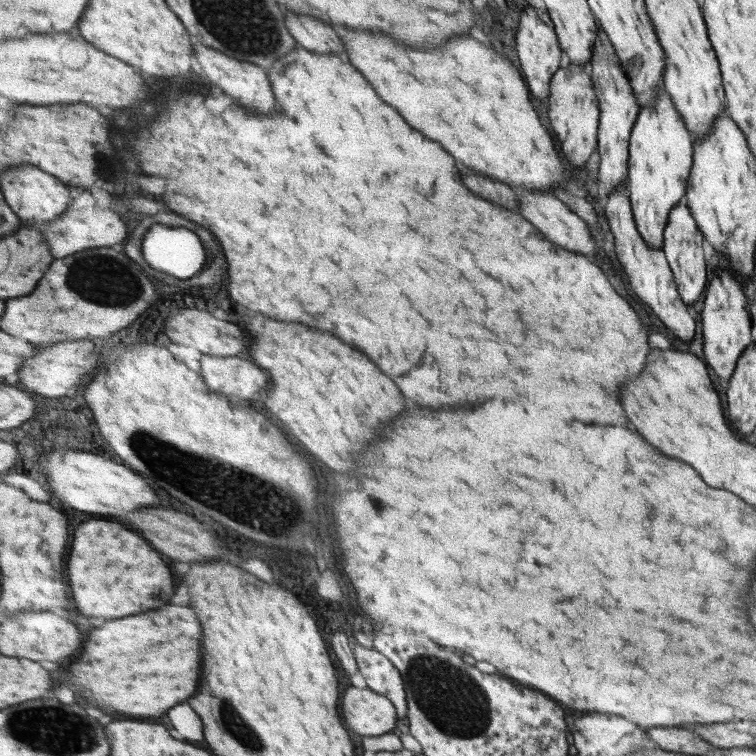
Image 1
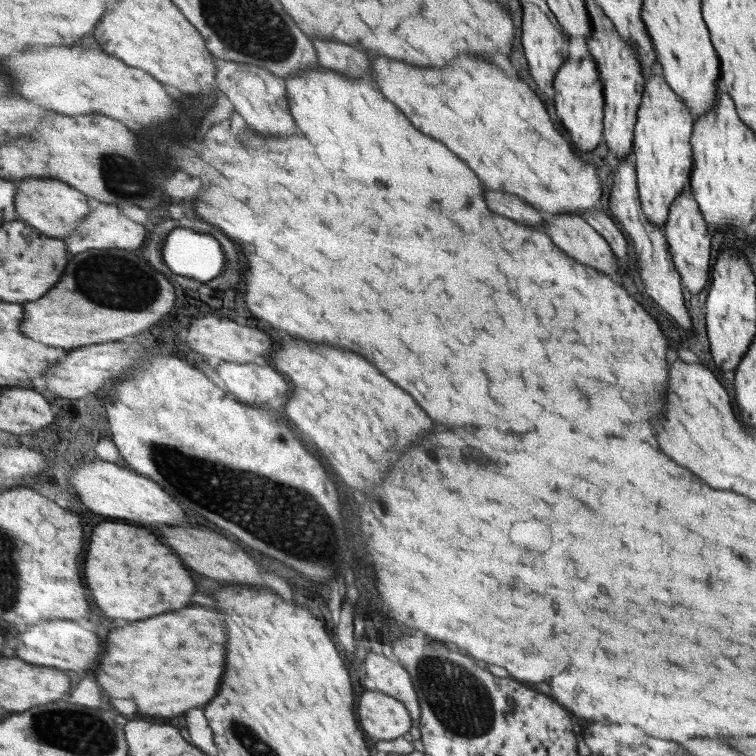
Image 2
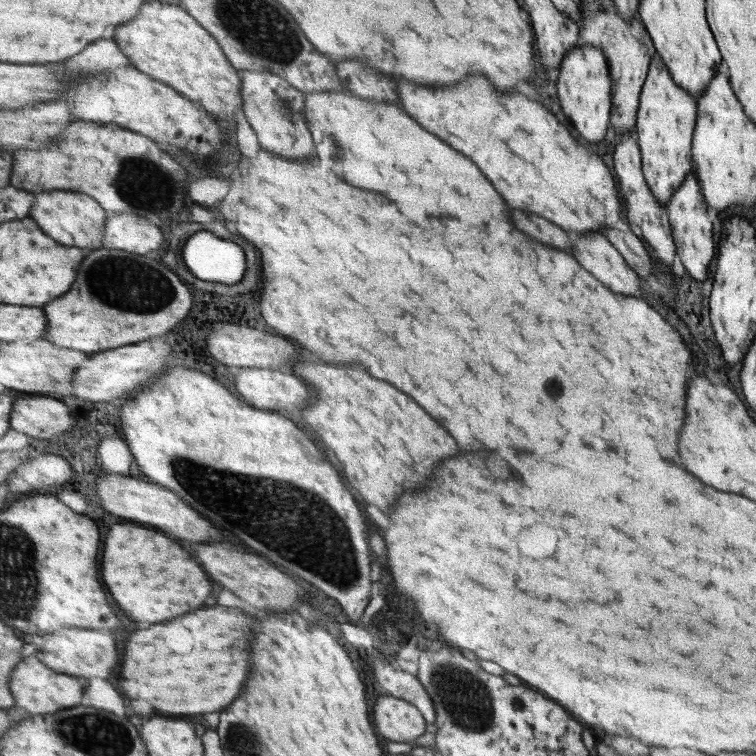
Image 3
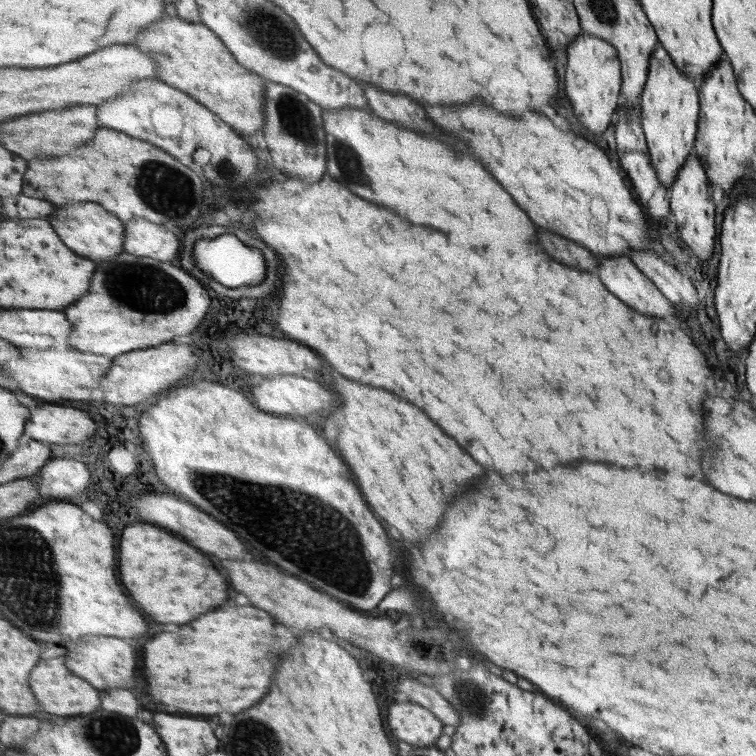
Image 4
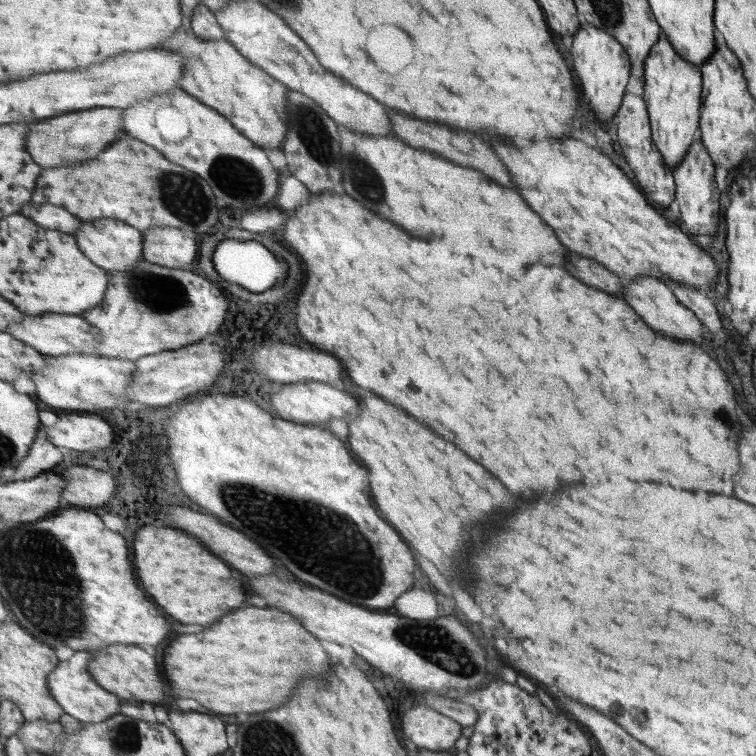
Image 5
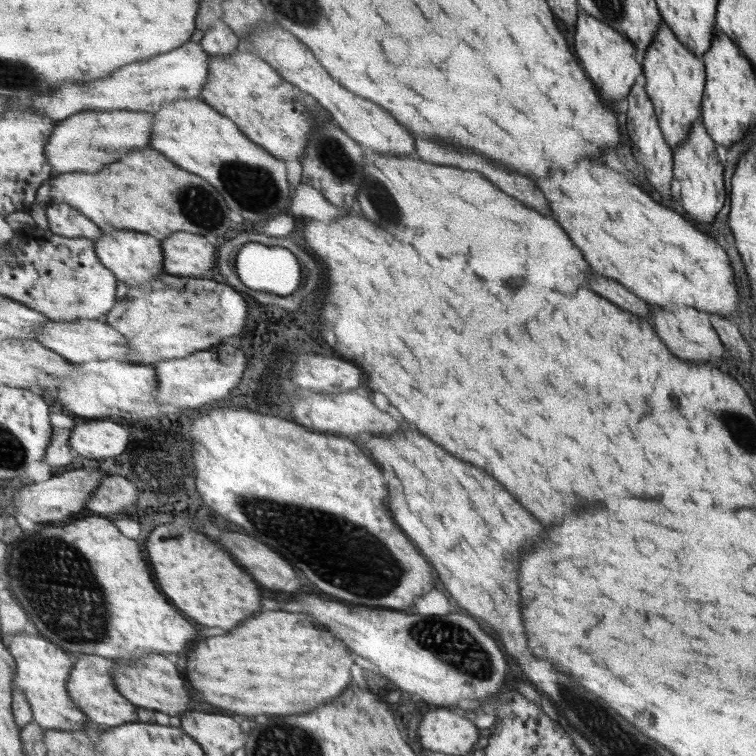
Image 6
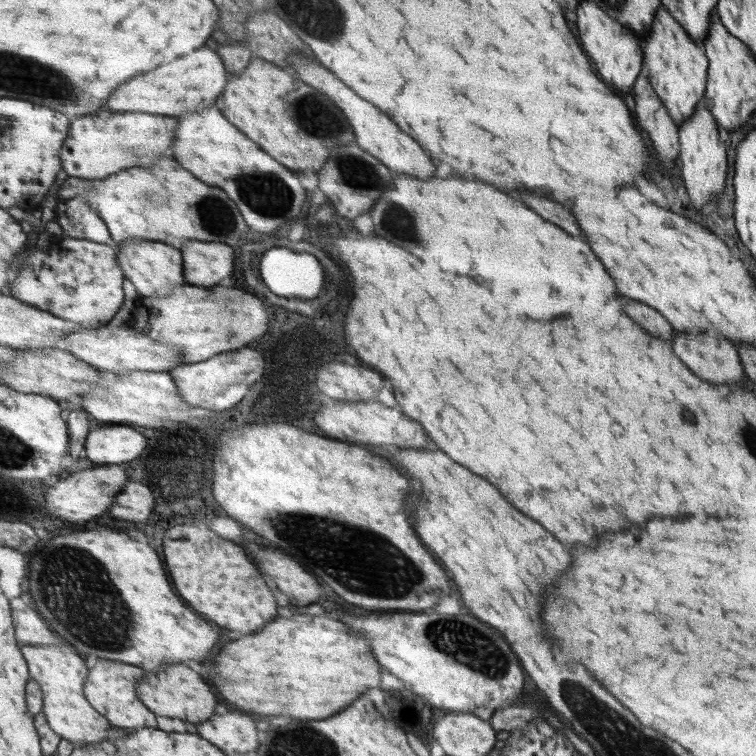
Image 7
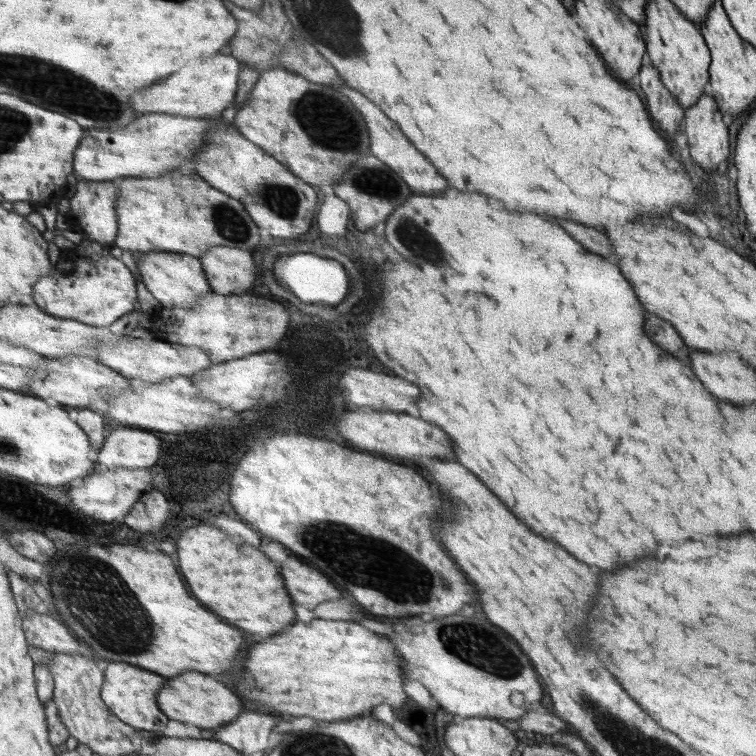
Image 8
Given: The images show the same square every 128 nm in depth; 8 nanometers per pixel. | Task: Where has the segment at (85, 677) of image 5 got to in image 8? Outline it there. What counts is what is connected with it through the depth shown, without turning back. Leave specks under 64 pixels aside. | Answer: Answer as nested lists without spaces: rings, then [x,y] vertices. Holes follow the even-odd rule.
[[[110,661],[105,670],[105,686],[102,686],[102,697],[105,704],[113,710],[114,716],[118,716],[126,724],[133,725],[134,729],[162,733],[169,717],[162,712],[157,696],[162,687],[166,686],[166,678],[158,673],[150,672],[126,663]]]

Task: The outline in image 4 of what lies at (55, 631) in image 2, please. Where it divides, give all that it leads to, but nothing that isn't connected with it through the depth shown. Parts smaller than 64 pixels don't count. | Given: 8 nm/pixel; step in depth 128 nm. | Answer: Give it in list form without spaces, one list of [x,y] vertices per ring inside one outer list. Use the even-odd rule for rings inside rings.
[[[86,635],[82,641],[63,645],[66,650],[66,665],[79,677],[89,681],[99,690],[136,688],[136,652],[120,638]]]

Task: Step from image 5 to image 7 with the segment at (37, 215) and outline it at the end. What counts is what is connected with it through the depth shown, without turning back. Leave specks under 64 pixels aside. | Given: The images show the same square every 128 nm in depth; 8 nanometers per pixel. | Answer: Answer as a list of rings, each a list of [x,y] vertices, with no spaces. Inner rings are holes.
[[[84,199],[60,200],[54,220],[70,238],[112,243],[109,226],[102,220],[102,216],[98,216],[98,210],[90,208],[90,204]]]

